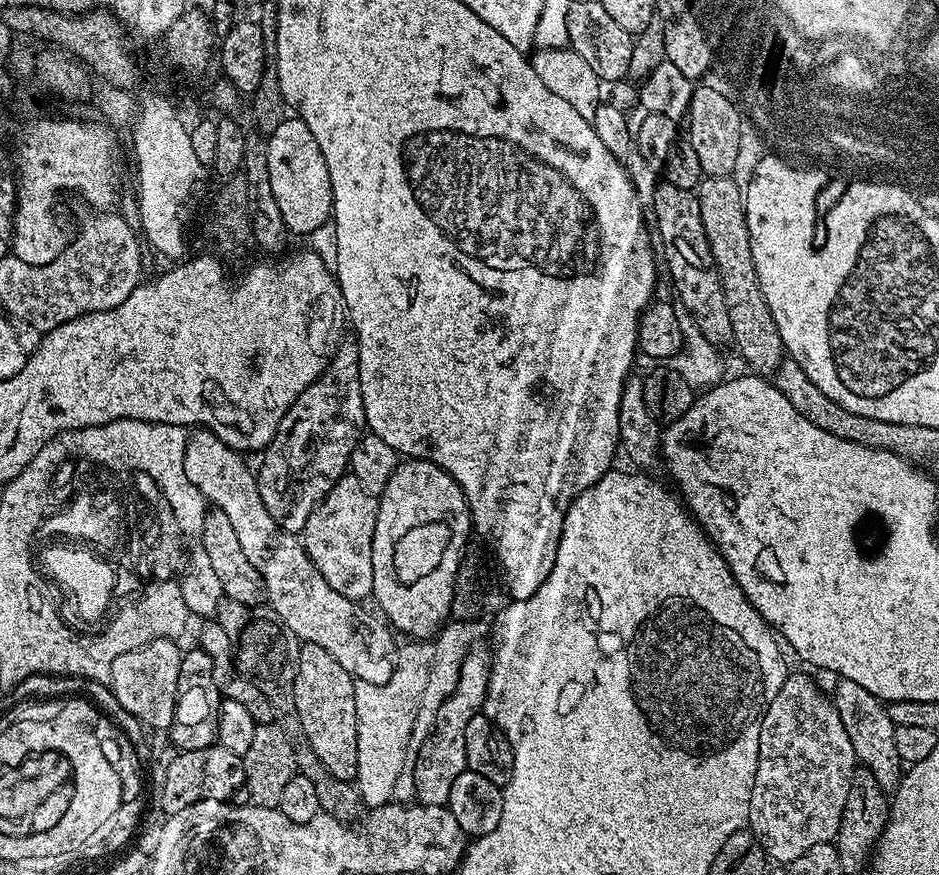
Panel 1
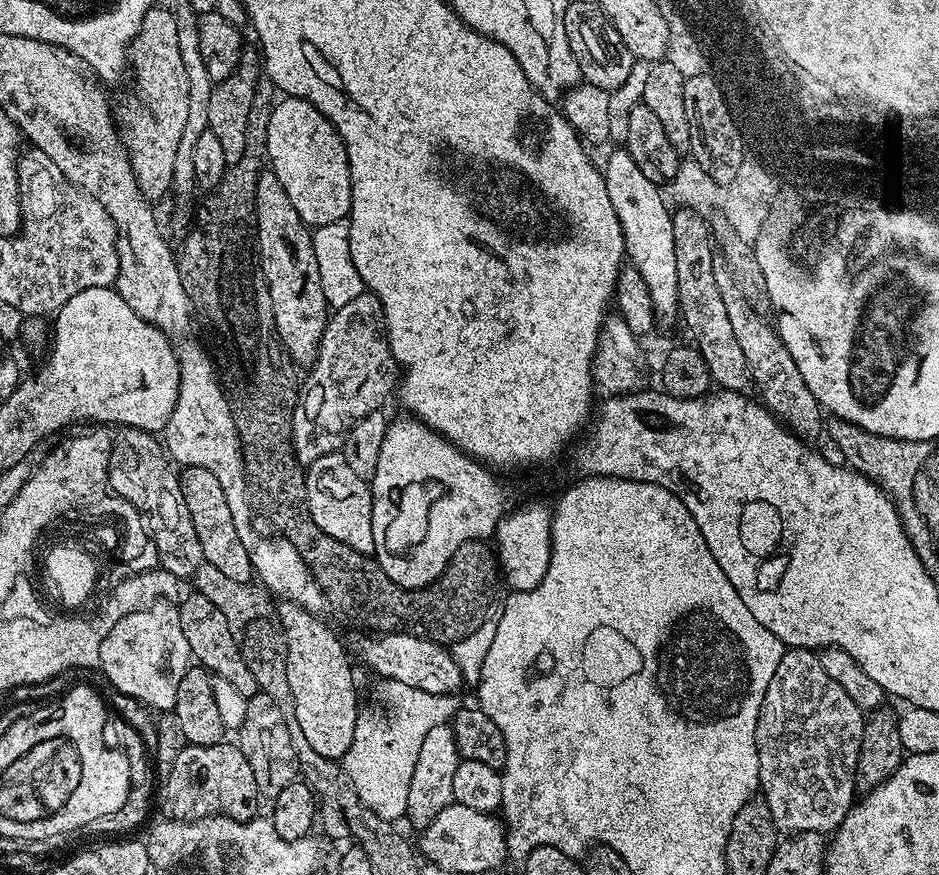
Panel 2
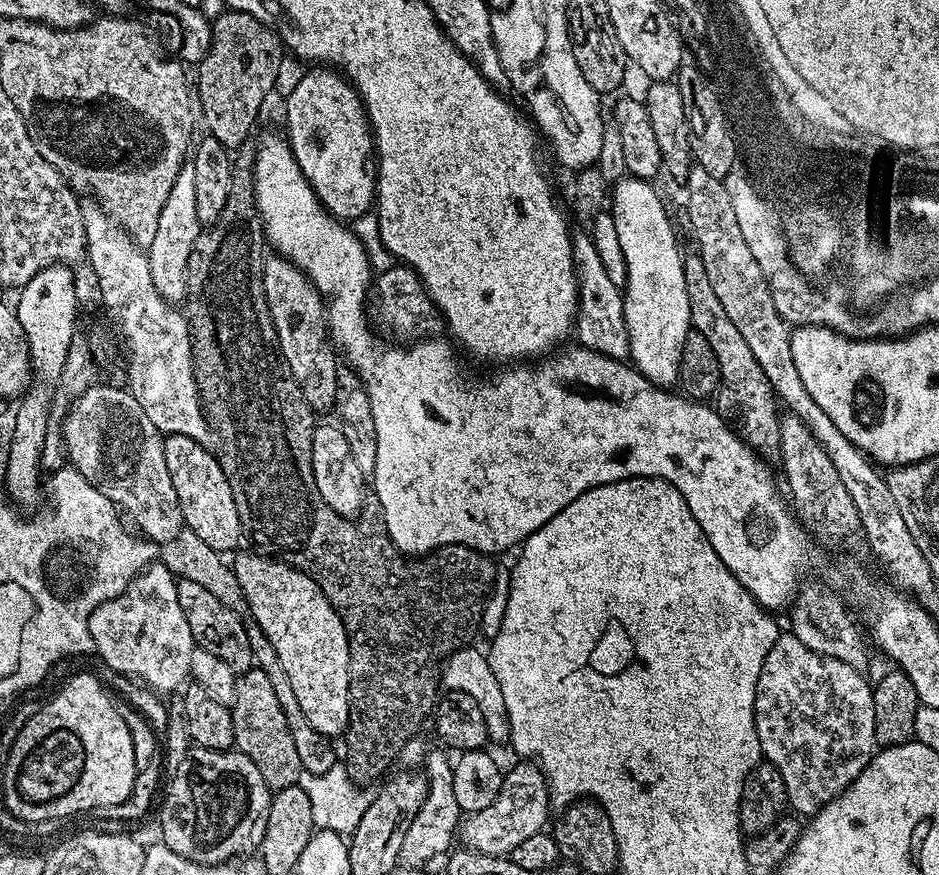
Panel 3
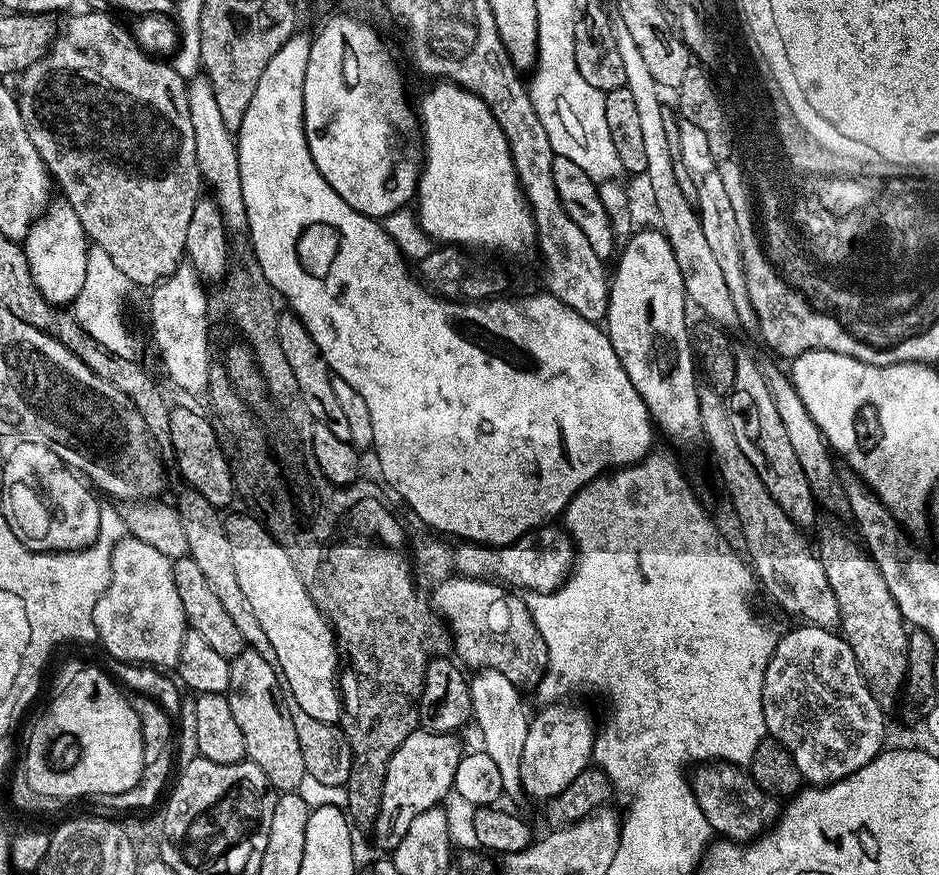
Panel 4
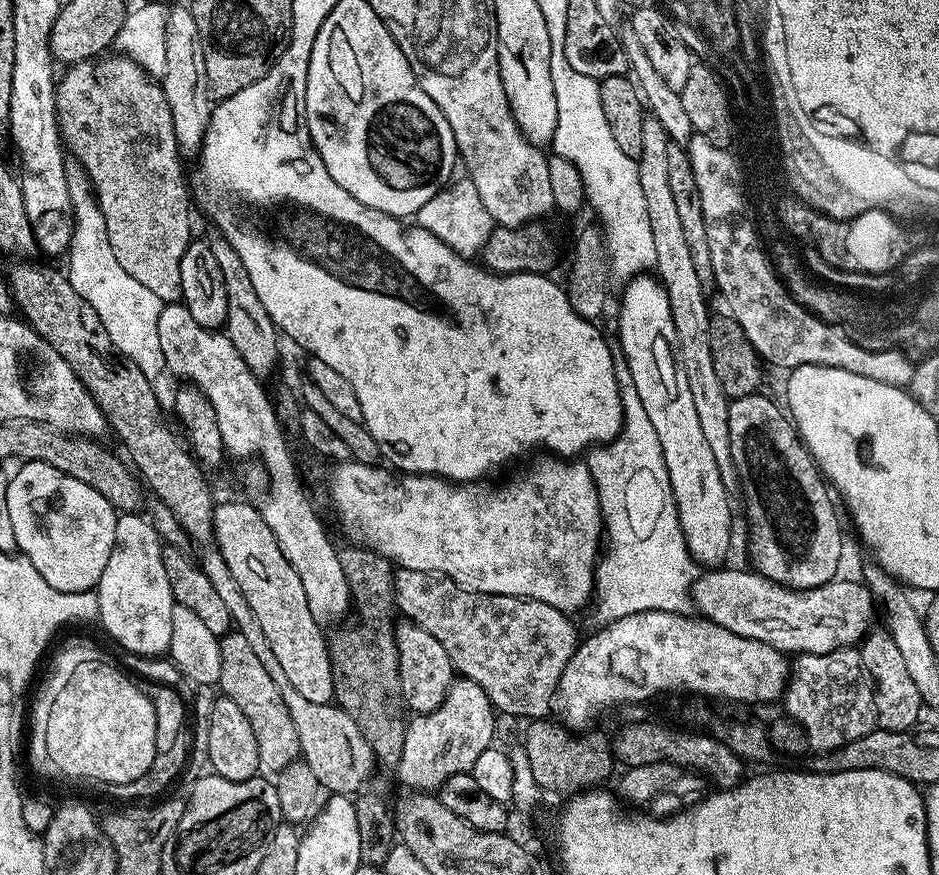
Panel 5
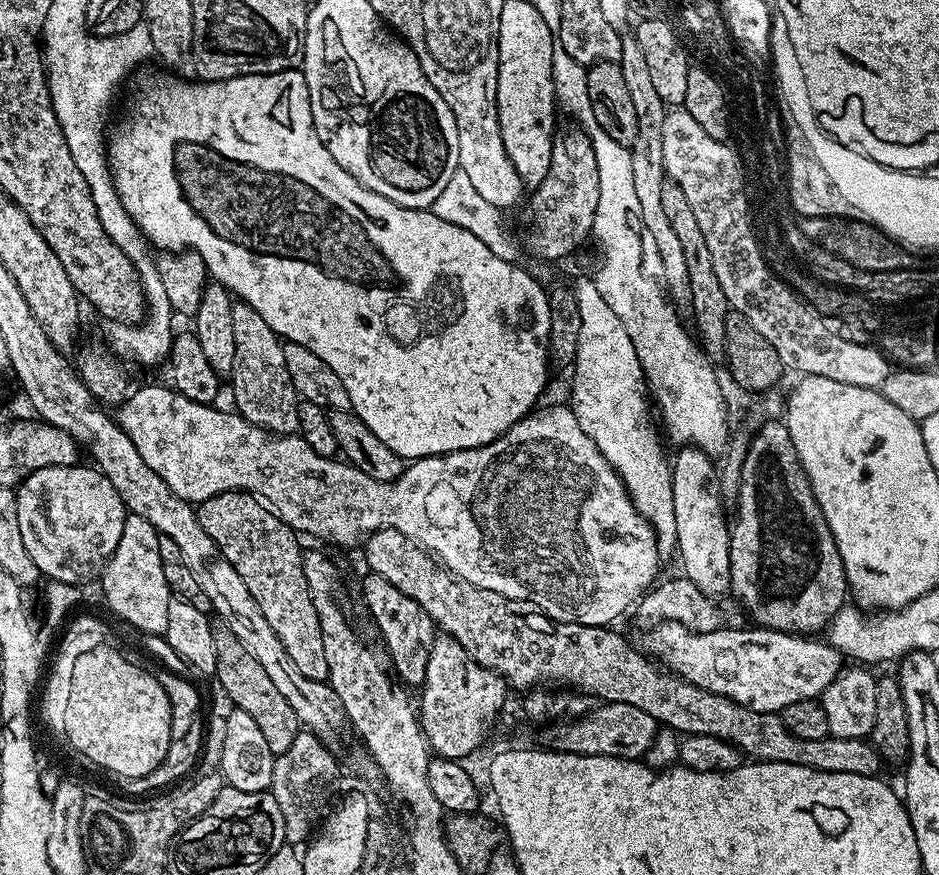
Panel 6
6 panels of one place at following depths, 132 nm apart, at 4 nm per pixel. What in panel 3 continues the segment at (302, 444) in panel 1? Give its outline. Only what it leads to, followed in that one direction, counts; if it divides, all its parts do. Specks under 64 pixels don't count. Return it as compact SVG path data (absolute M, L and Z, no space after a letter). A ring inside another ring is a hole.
M399 262L393 263L392 267L375 277L370 288L370 312L374 317L375 327L380 327L386 335L393 336L388 338L396 342L415 342L439 333L436 331L442 328L441 317L427 288L421 282L420 275L407 264Z

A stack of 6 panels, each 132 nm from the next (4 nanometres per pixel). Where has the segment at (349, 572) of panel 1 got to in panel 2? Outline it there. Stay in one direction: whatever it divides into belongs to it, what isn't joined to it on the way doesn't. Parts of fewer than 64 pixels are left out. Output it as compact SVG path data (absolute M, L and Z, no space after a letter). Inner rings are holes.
M343 451L331 452L307 465L304 485L308 491L308 509L316 525L325 534L350 546L354 551L370 554L375 551L372 526L372 489L369 481L358 478L350 470Z

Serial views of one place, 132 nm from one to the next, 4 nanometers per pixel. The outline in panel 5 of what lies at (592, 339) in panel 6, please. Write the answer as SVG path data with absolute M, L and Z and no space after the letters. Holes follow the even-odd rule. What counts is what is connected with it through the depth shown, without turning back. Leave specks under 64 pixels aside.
M617 367L616 381L620 383L624 425L614 439L593 447L587 453L589 456L586 456L586 463L600 503L602 532L606 537L606 547L596 565L594 585L596 612L604 616L605 621L617 620L626 614L638 614L646 610L687 613L690 608L692 584L698 575L698 565L686 546L686 538L678 522L678 510L670 486L670 474L662 458L662 442L658 442L658 434L646 414L646 409L642 406L642 398L638 398L638 390L634 390L634 382L630 378L627 367Z

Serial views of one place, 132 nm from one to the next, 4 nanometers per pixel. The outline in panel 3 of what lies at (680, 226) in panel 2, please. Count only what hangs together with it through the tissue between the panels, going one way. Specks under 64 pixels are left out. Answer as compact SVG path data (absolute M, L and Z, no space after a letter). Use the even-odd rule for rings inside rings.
M696 250L685 251L684 273L686 286L690 298L690 318L692 327L710 347L718 358L720 371L720 390L714 397L714 407L721 416L727 418L734 425L736 433L755 450L759 456L776 458L780 454L780 417L776 412L778 401L773 392L766 374L762 374L762 366L758 366L758 358L754 358L746 338L730 322L726 316L725 307L722 306L713 287L706 276L705 263Z

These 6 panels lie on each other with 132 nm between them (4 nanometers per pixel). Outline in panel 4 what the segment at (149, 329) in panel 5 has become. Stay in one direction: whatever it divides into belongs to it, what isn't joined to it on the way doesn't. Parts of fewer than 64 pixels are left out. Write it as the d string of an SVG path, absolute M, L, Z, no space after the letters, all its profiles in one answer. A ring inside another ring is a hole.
M95 246L89 247L88 257L86 258L86 282L82 282L82 290L77 294L74 301L74 315L76 317L76 321L78 322L78 326L86 333L90 338L94 338L99 345L101 345L104 349L110 350L111 353L116 353L119 356L131 357L133 355L131 346L132 346L132 338L128 334L128 328L124 325L124 320L120 317L120 299L123 298L124 295L127 294L128 291L133 291L134 285L131 280L126 278L126 274L122 274L122 270L118 270L118 266L114 266L114 262L110 258L110 254L106 254L106 250L102 250L101 248L97 248Z

